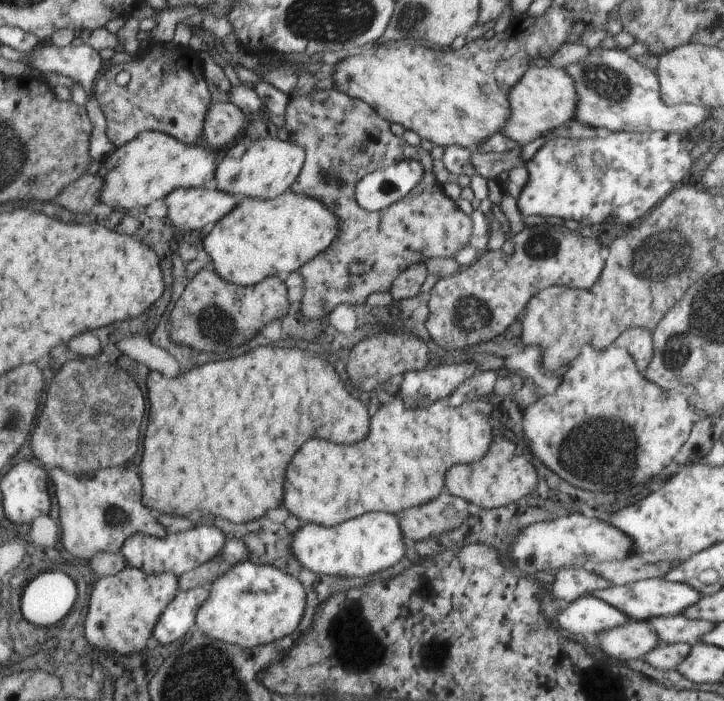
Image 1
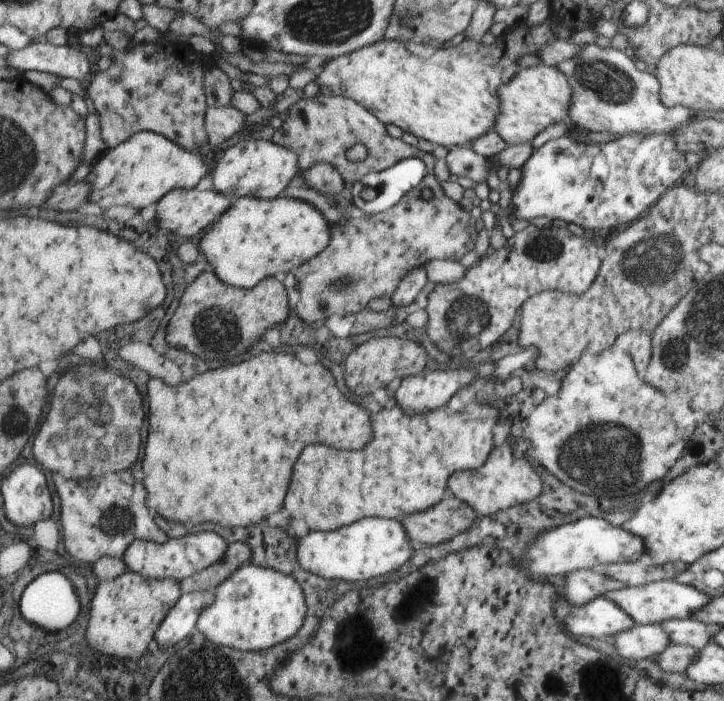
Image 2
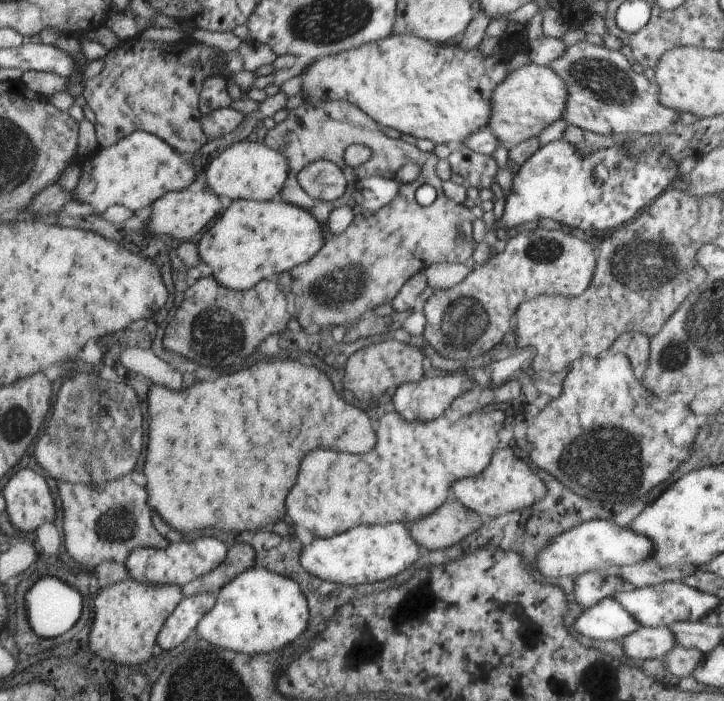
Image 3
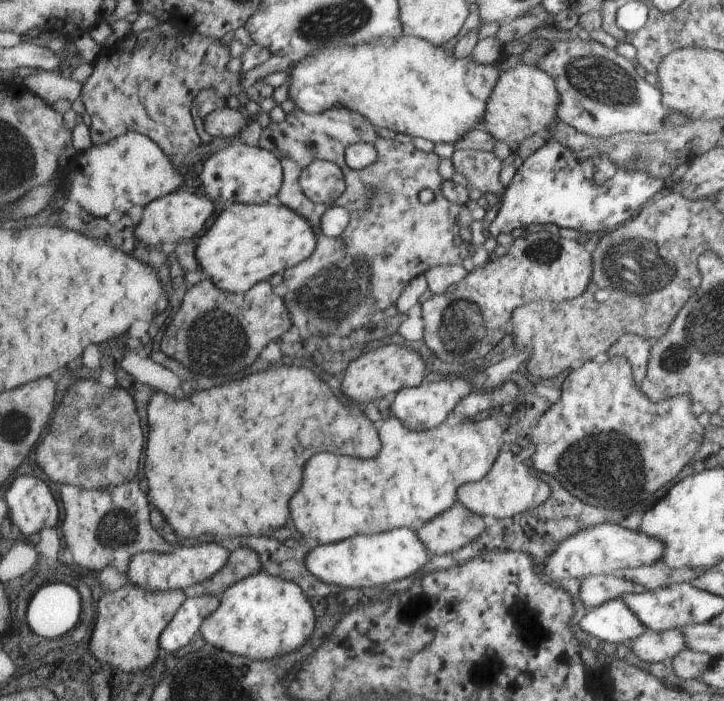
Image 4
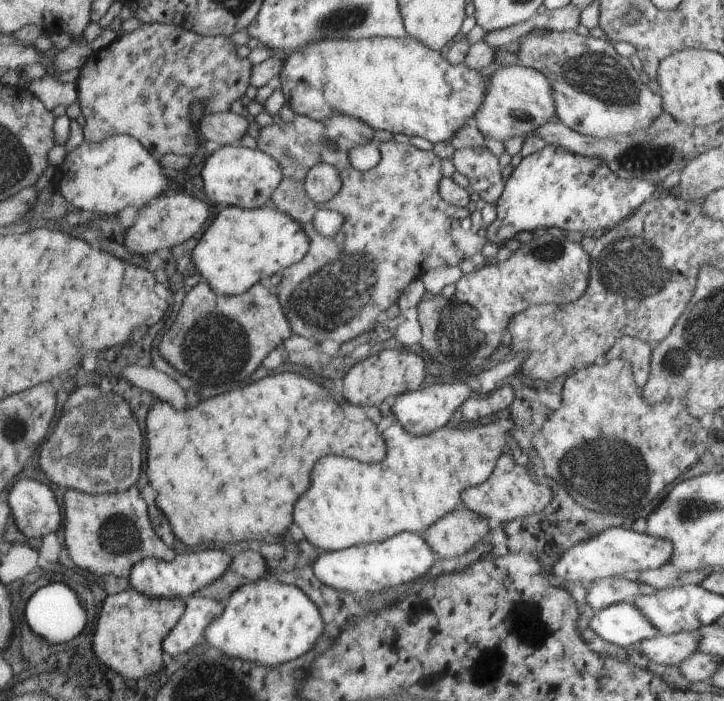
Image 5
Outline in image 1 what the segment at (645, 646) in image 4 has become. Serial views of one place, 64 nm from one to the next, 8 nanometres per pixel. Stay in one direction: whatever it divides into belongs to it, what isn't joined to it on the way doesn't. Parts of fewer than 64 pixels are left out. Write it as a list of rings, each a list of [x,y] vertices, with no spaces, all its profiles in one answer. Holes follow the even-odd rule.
[[[629,620],[626,626],[597,634],[602,652],[612,656],[614,660],[634,660],[644,658],[650,650],[658,648],[662,643],[648,622]]]

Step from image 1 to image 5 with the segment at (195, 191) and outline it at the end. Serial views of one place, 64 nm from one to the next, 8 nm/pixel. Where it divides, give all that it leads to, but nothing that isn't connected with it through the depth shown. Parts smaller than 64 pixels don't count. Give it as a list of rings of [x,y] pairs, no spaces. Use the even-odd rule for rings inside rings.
[[[174,192],[172,196],[158,196],[148,206],[141,209],[137,215],[136,222],[132,228],[129,228],[128,246],[132,250],[132,254],[136,256],[146,256],[148,254],[160,253],[164,249],[171,249],[173,246],[178,246],[198,237],[208,220],[210,210],[208,204],[202,202],[200,198],[194,198],[189,192]]]

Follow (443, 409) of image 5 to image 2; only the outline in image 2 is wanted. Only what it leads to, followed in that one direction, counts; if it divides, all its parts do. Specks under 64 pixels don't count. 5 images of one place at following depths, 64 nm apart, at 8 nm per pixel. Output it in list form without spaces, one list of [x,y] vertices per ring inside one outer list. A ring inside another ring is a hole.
[[[436,370],[414,378],[403,378],[395,392],[398,406],[406,414],[433,413],[446,408],[454,396],[474,378],[470,370]]]

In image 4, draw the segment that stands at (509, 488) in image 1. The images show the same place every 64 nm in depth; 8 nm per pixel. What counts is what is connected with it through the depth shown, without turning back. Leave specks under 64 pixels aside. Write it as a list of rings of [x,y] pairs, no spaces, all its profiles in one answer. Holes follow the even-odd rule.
[[[502,450],[502,454],[497,458],[497,462],[490,469],[488,476],[482,478],[480,482],[460,486],[456,490],[456,496],[458,496],[460,503],[468,508],[468,510],[476,514],[482,514],[483,517],[490,518],[493,522],[516,517],[517,514],[526,513],[529,510],[534,510],[544,505],[552,496],[552,488],[546,481],[540,482],[540,480],[532,478],[528,472],[526,472],[526,476],[528,476],[526,482],[522,482],[522,486],[518,486],[518,490],[512,490],[512,488],[504,490],[504,488],[508,488],[508,480],[510,480],[510,476],[512,476],[514,470],[522,472],[524,468],[522,466],[514,468],[512,452]]]

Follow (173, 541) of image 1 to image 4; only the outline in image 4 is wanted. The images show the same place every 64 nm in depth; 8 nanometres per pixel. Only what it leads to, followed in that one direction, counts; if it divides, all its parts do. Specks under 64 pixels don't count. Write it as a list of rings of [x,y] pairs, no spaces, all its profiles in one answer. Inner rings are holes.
[[[202,542],[192,546],[176,546],[174,554],[158,554],[145,552],[134,557],[130,565],[129,576],[133,583],[154,592],[168,592],[169,590],[185,590],[194,584],[202,584],[209,578],[216,577],[228,564],[228,550],[218,548],[218,544]]]

